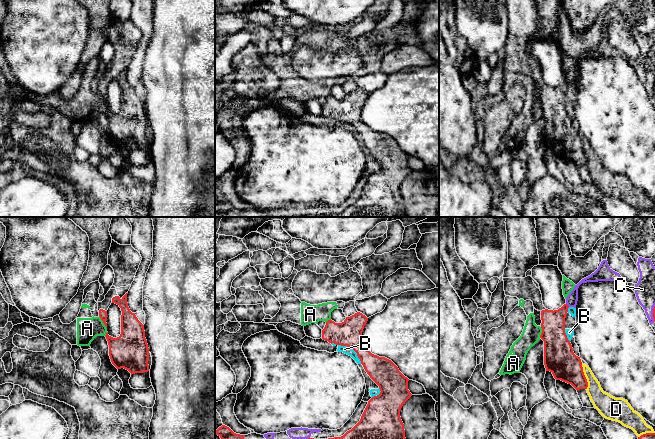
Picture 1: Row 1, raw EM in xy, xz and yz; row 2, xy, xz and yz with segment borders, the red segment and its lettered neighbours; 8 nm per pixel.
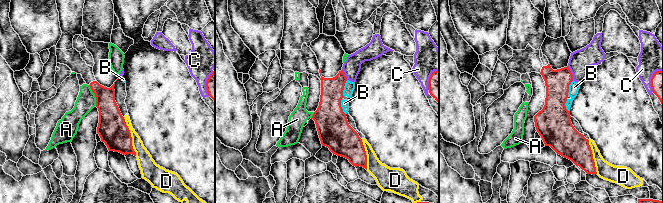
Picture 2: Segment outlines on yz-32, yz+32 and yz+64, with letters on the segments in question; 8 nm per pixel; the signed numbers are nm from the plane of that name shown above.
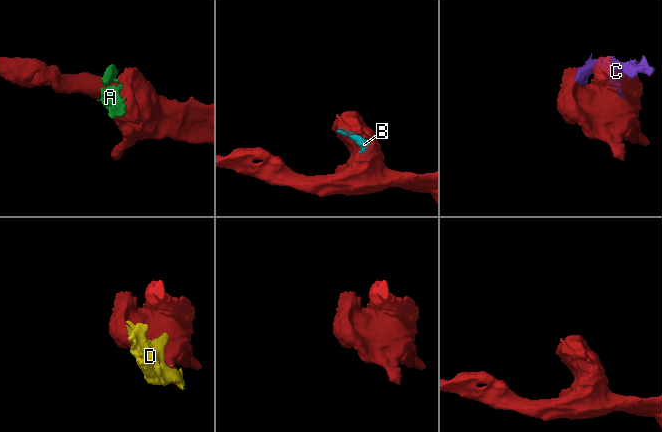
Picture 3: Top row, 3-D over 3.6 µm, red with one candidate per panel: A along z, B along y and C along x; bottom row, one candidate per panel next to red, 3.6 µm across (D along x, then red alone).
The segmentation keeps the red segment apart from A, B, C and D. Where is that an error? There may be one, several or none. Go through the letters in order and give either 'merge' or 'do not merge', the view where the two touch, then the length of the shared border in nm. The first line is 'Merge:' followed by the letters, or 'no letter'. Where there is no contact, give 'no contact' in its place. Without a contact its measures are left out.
Merge: no letter
A: do not merge; meets red in xy; contact 120 nm long
B: do not merge; meets red in xz; contact 240 nm long
C: do not merge; meets red in yz; contact 140 nm long
D: do not merge; meets red in yz; contact 240 nm long

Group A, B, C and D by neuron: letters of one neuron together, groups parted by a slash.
A / B D / C

